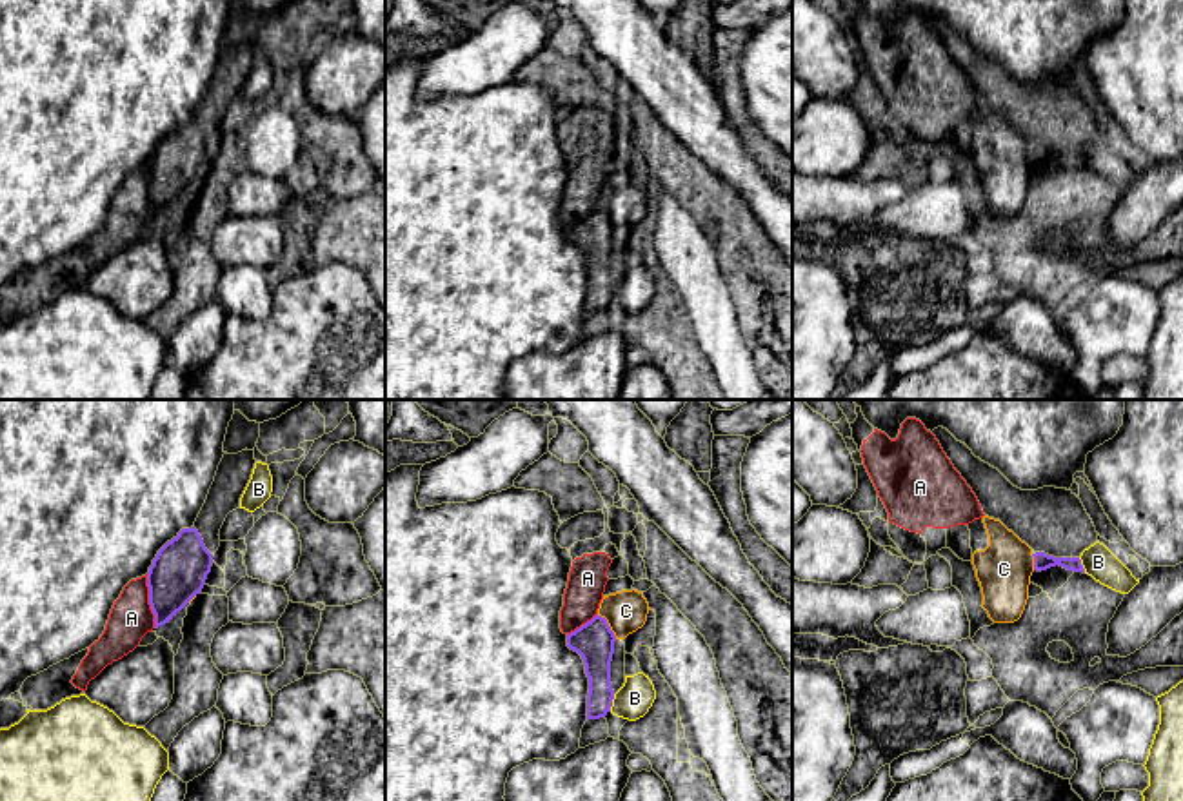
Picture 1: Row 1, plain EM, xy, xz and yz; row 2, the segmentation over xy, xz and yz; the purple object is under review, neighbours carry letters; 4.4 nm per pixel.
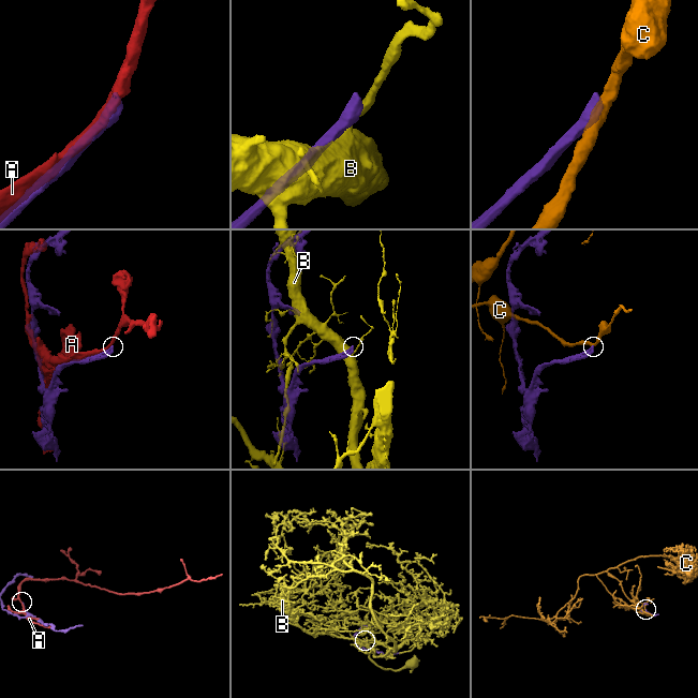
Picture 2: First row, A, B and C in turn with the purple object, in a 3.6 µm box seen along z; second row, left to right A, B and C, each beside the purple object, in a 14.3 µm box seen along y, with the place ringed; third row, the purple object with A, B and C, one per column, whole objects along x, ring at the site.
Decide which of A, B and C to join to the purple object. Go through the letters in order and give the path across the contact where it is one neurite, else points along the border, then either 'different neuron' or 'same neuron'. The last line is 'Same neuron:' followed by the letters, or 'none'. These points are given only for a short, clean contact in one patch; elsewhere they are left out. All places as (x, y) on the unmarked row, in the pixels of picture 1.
A: different neuron
B: different neuron
C: border xz (596, 207), (606, 213), (616, 231); different neuron
Same neuron: none

